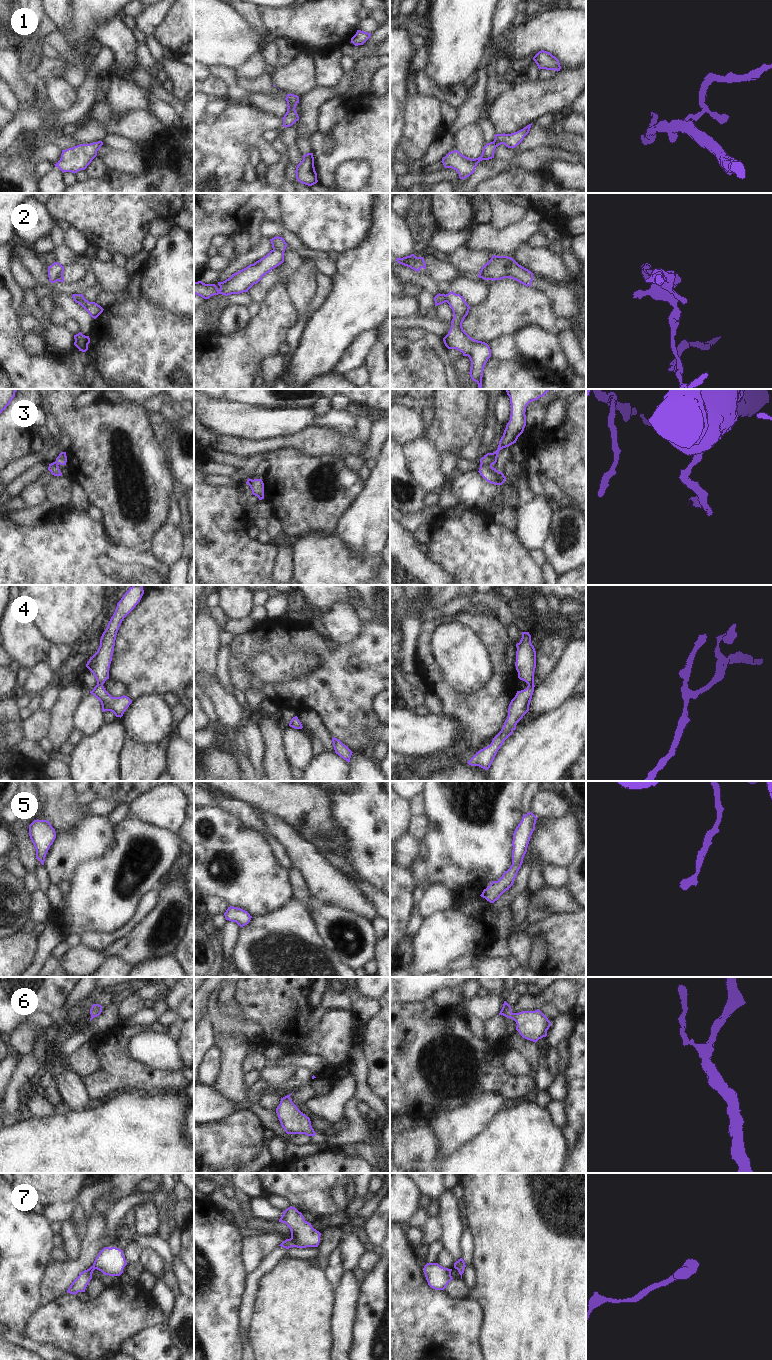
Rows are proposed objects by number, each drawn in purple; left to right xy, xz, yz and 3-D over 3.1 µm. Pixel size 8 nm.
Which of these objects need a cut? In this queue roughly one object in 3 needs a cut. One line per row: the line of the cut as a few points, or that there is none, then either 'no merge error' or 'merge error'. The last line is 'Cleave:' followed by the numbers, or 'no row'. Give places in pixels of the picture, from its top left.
1: cut none; no merge error
2: cut xz (273, 249), (283, 254); merge error
3: cut yz (481, 462), (491, 466); merge error
4: cut none; no merge error
5: cut none; no merge error
6: cut none; no merge error
7: cut none; no merge error
Cleave: 2, 3

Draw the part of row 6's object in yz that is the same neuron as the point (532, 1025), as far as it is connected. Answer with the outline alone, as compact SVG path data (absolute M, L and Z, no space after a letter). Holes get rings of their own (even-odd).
M504 1001L499 1015L513 1019L517 1024L516 1030L519 1034L523 1038L535 1043L547 1036L547 1030L551 1026L551 1022L539 1009L513 1013L511 1006L506 1001Z

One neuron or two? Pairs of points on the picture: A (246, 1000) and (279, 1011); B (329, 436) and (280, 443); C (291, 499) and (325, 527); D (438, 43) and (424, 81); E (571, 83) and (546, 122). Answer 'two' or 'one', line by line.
A: one
B: one
C: one
D: two
E: two

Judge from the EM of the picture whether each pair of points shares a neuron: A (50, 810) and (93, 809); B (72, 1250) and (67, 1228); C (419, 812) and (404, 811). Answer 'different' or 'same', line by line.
A: same
B: same
C: different

